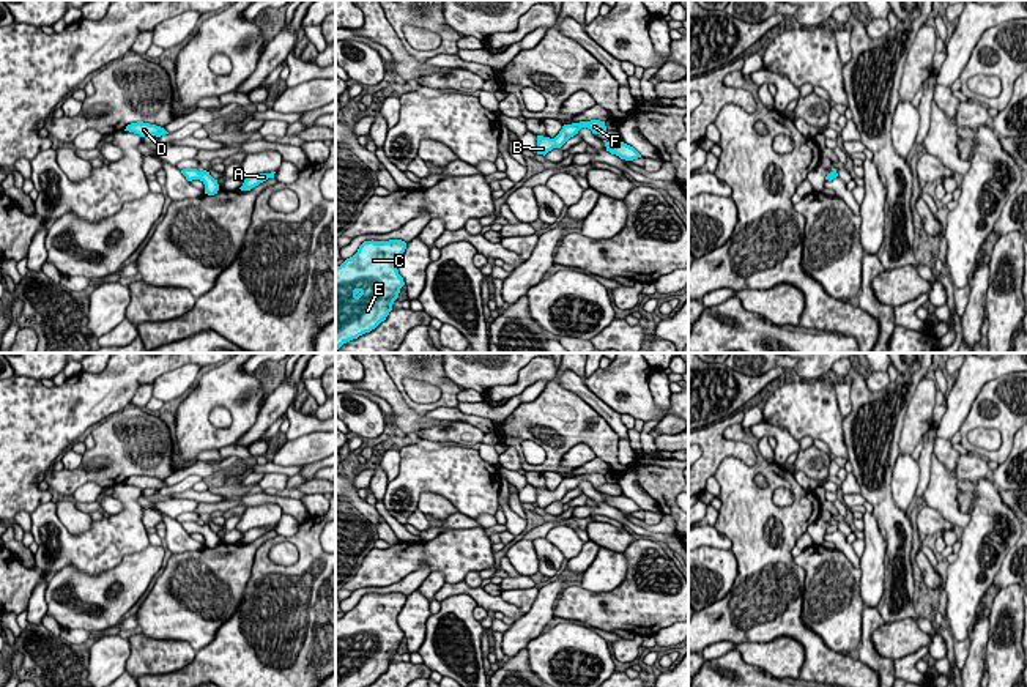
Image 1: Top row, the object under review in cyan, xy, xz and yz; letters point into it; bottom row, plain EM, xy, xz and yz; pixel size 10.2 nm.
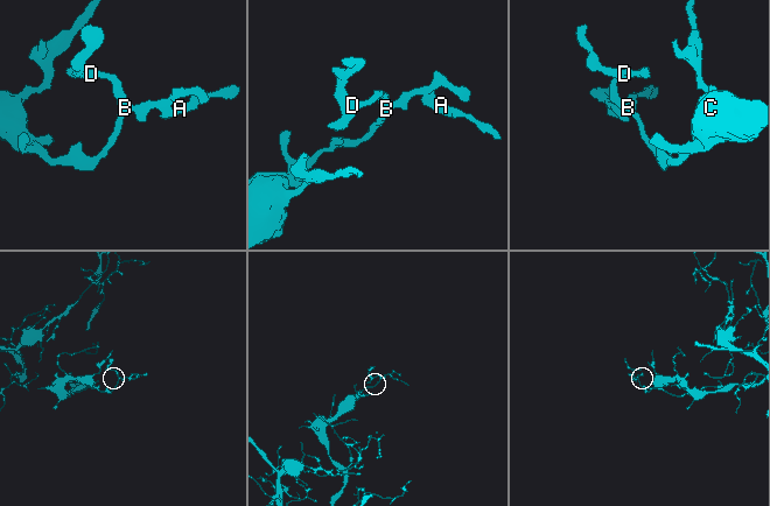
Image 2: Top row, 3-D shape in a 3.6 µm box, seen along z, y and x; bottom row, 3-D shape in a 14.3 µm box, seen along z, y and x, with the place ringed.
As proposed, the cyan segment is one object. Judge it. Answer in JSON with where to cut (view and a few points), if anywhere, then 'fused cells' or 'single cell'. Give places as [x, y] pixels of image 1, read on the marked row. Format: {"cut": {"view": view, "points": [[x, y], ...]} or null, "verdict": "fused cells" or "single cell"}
{"cut": null, "verdict": "single cell"}

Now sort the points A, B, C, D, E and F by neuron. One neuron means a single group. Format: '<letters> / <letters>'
A B C D E F

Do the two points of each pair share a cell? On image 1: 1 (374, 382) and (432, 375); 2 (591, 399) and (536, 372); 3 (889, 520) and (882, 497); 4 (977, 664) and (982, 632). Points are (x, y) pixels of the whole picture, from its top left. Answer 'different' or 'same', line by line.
1: different
2: same
3: same
4: same

